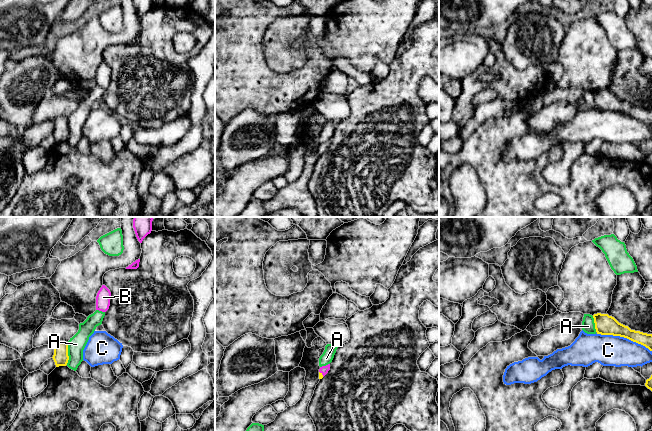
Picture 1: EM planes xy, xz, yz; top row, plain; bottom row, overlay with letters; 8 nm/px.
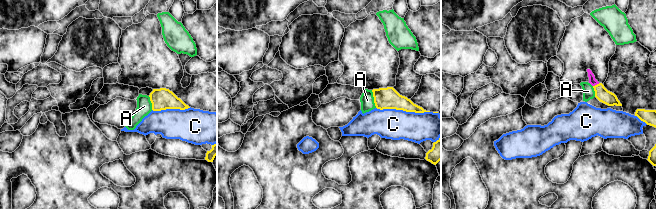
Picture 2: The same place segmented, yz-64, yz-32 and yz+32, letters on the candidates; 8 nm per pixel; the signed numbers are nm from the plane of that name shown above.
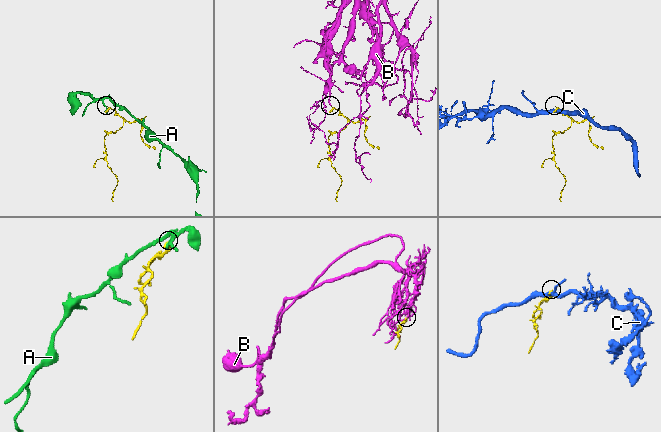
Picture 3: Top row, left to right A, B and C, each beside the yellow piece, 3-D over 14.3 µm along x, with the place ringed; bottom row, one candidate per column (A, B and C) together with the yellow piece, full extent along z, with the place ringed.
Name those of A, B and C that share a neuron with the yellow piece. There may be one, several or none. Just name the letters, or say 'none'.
B

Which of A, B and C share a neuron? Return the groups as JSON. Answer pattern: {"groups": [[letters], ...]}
{"groups": [["A"], ["B"], ["C"]]}

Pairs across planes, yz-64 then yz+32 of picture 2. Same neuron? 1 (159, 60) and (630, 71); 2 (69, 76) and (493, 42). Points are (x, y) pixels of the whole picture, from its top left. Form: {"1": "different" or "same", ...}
{"1": "different", "2": "same"}

